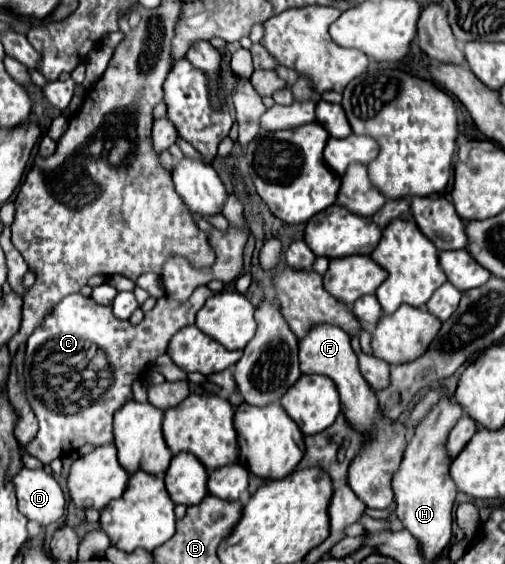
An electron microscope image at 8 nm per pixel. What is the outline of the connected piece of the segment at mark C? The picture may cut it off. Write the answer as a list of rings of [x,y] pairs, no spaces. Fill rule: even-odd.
[[[200,285],[186,303],[160,297],[156,307],[148,311],[144,321],[136,327],[130,325],[130,321],[116,319],[112,307],[100,307],[90,297],[64,297],[26,343],[26,397],[40,421],[40,431],[36,439],[26,445],[26,451],[48,465],[56,457],[80,449],[86,443],[94,447],[114,443],[112,415],[132,399],[132,381],[138,379],[148,363],[166,353],[168,341],[182,327],[194,325],[196,313],[212,295],[216,293]],[[100,355],[104,355],[106,365],[98,365]]]

